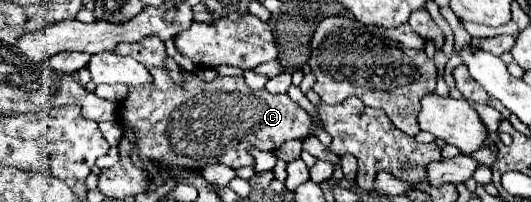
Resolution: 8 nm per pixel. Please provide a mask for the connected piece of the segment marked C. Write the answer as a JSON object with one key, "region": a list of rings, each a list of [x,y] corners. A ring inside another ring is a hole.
{"region":[[[155,36],[135,44],[119,44],[115,52],[133,56],[155,78],[153,86],[129,88],[119,116],[137,130],[139,154],[161,166],[201,170],[209,164],[225,164],[241,168],[253,164],[249,146],[277,150],[287,140],[311,136],[311,116],[287,94],[269,94],[265,88],[251,90],[243,78],[219,76],[213,82],[203,82],[191,72],[185,74],[185,86],[173,84],[163,62],[165,44]]]}

